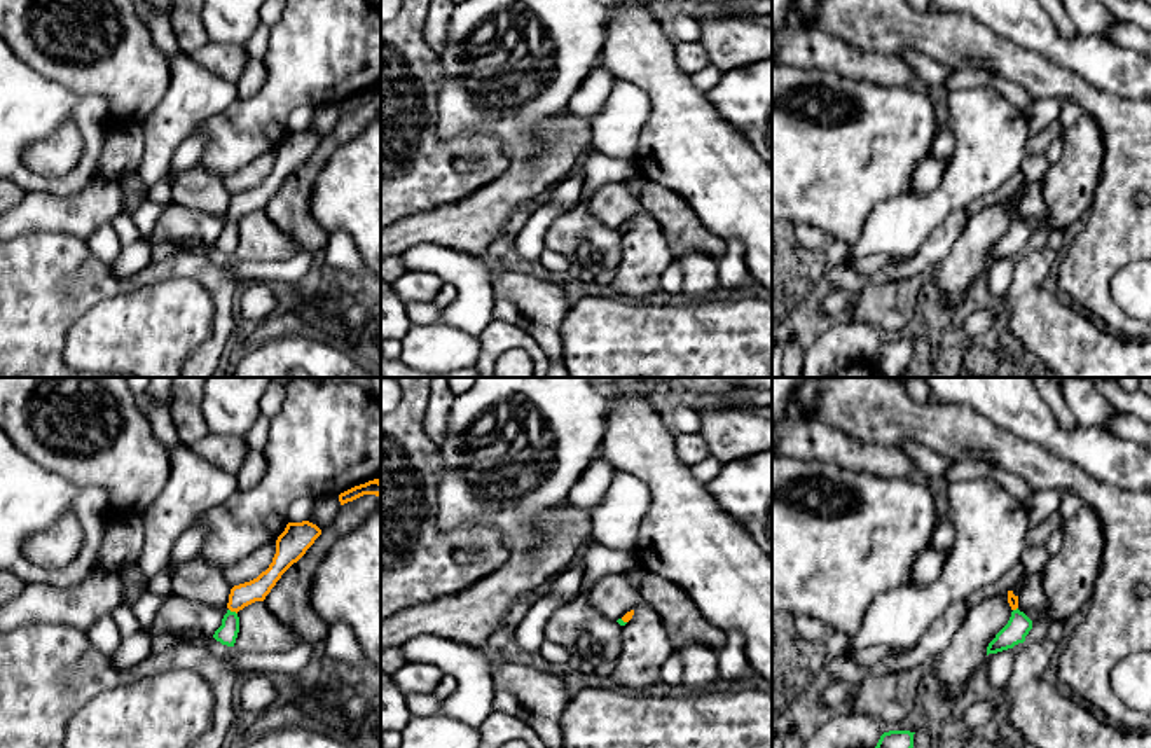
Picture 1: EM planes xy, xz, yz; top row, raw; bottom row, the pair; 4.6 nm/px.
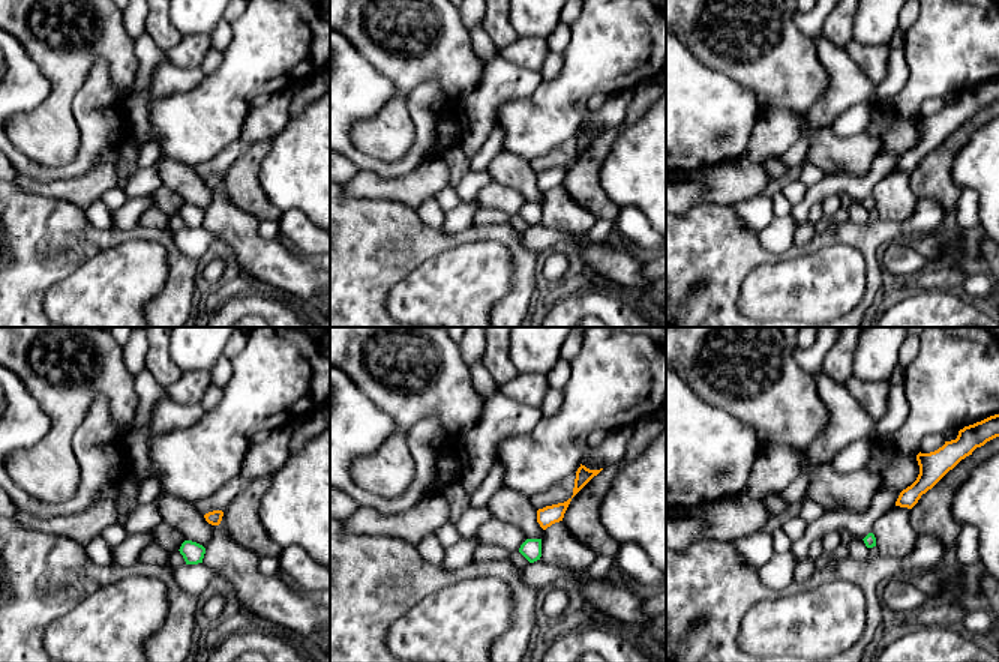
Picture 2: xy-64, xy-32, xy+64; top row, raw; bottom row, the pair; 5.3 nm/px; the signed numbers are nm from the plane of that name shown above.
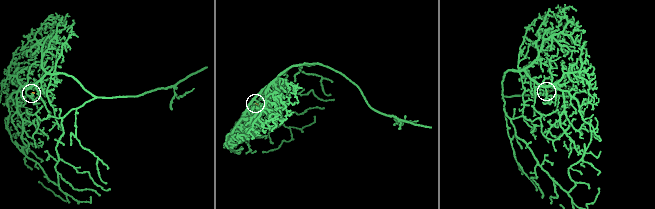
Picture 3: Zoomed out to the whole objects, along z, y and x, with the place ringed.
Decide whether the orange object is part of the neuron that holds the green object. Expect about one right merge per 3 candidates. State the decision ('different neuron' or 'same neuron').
same neuron

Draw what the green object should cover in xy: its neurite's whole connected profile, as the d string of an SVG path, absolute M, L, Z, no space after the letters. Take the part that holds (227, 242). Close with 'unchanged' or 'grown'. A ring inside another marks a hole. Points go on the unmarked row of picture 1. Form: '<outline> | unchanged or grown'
M309 129L288 131L276 149L276 163L269 177L257 187L231 197L227 211L229 218L213 246L222 253L234 255L239 241L238 220L255 210L264 210L281 184L306 163L320 143L321 138Z | grown

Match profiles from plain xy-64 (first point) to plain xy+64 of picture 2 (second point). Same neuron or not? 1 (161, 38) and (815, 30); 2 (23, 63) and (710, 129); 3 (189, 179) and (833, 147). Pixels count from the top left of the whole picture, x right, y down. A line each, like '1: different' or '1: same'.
1: different
2: same
3: same

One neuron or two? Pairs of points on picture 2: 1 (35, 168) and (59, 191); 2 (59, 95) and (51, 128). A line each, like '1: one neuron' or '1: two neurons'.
1: two neurons
2: one neuron

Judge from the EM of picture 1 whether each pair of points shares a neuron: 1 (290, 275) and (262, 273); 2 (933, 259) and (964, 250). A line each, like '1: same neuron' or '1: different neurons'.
1: same neuron
2: different neurons

